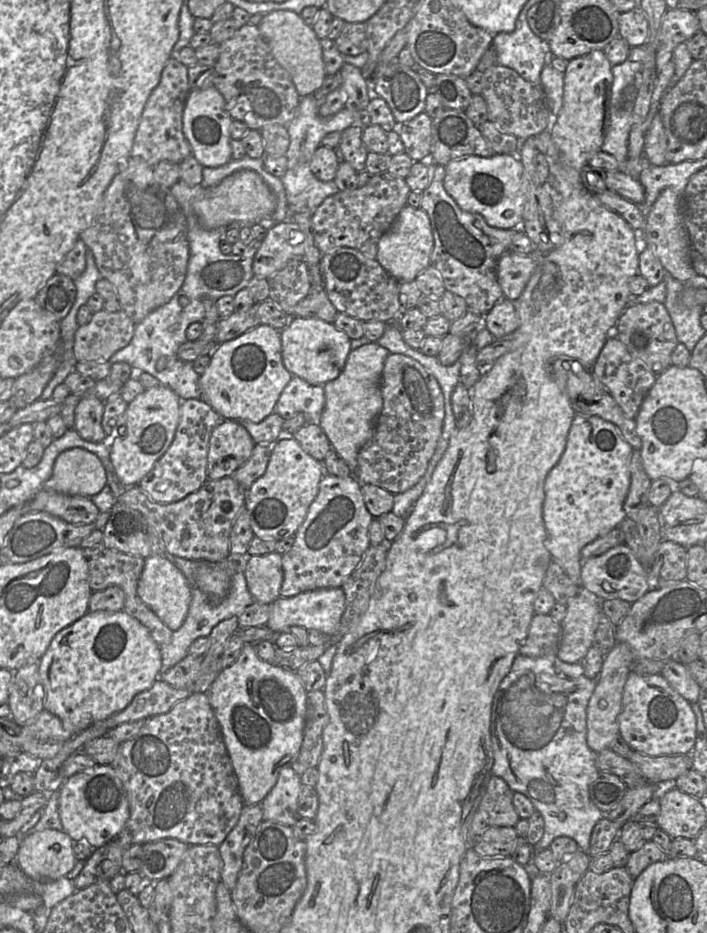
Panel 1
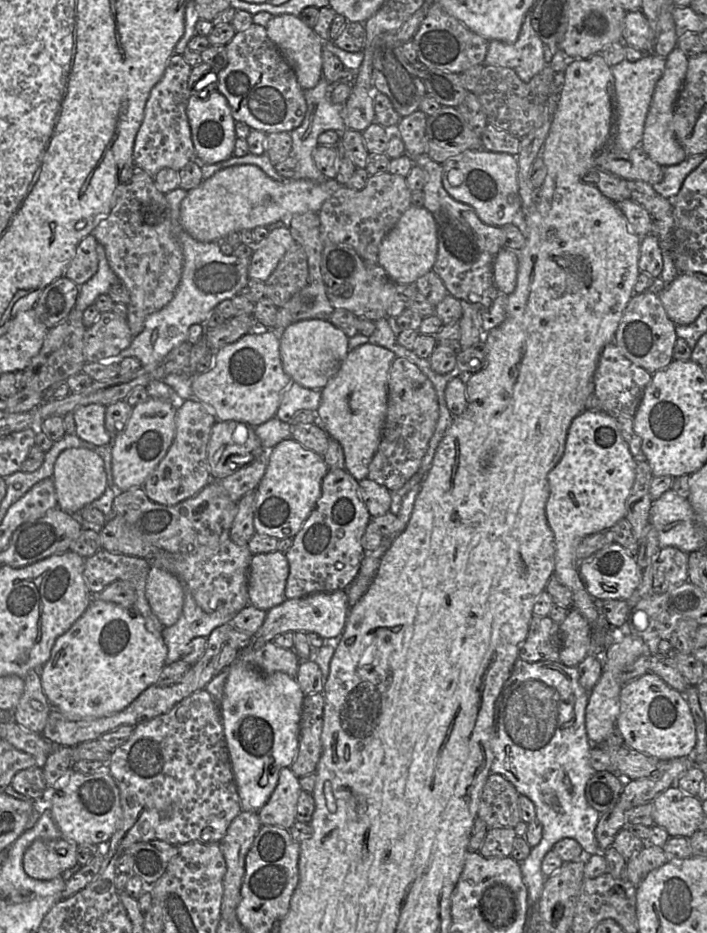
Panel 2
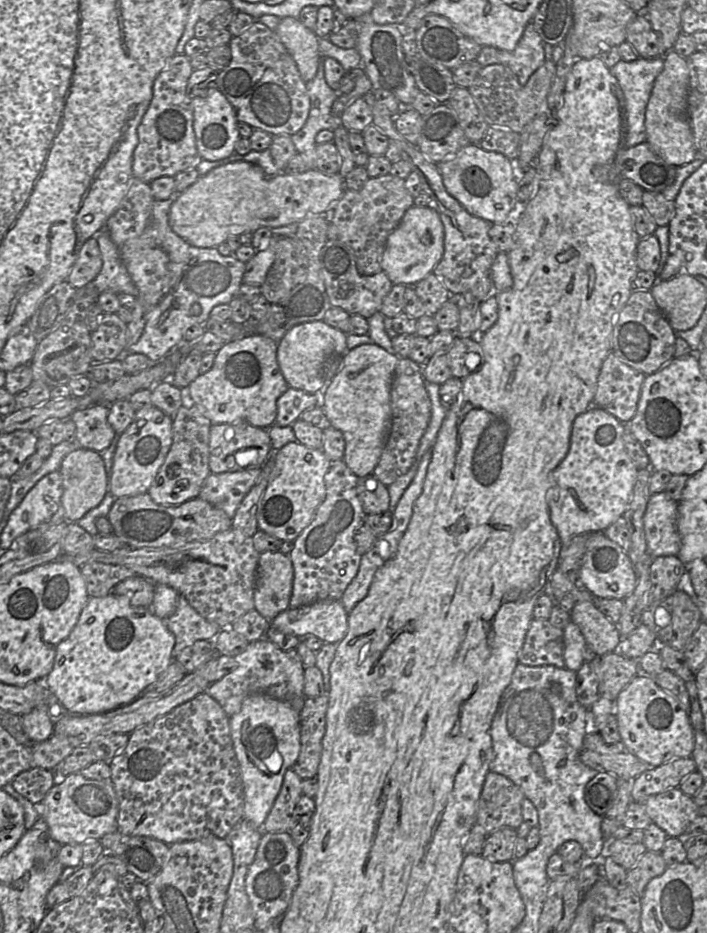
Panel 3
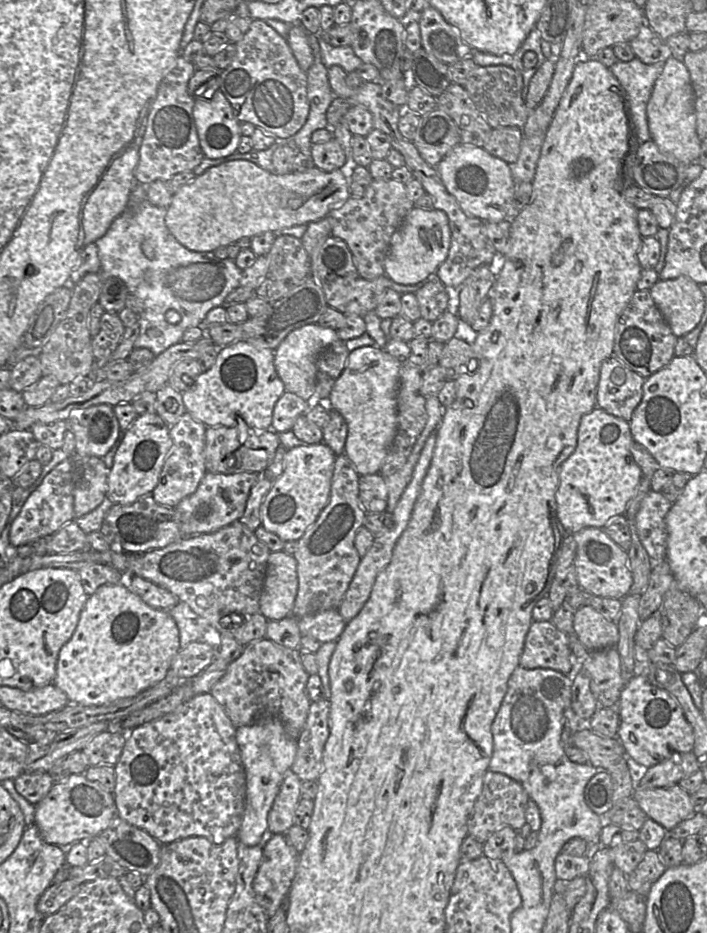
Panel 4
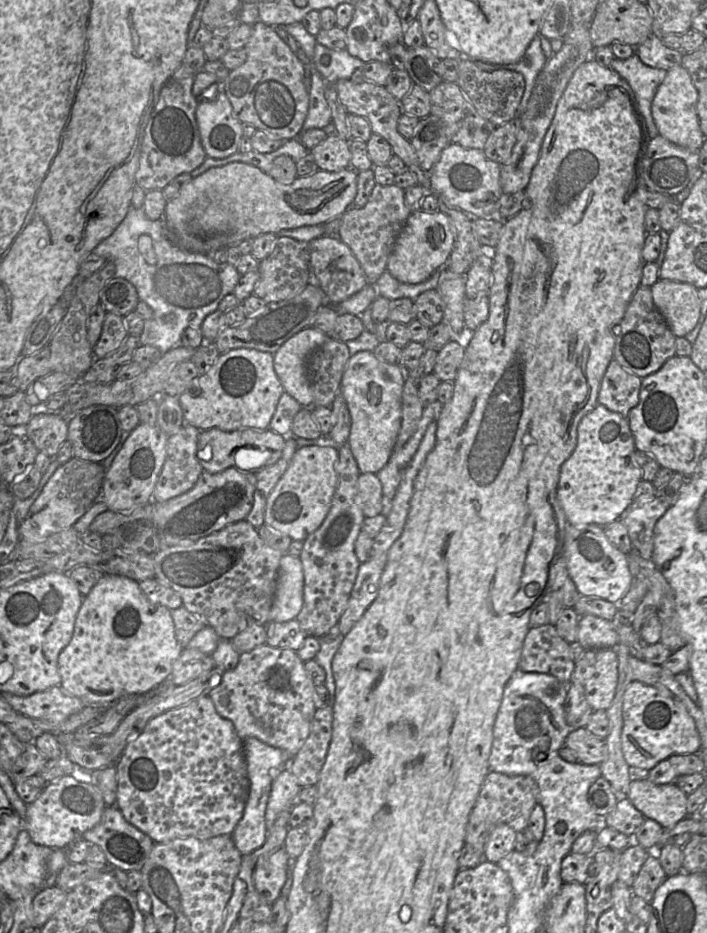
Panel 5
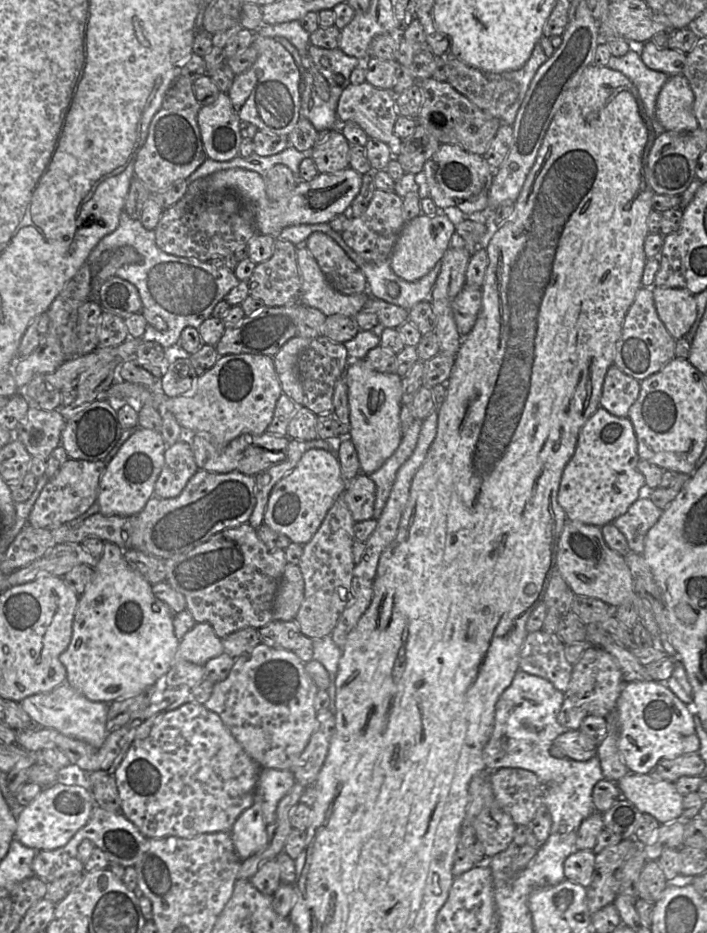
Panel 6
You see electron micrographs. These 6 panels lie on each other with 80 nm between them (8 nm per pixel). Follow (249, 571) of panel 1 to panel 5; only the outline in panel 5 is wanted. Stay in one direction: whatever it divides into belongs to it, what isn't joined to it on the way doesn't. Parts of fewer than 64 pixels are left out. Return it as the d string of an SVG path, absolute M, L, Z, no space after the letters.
M284 553L276 577L276 589L269 620L286 622L296 619L303 605L304 576L299 557Z

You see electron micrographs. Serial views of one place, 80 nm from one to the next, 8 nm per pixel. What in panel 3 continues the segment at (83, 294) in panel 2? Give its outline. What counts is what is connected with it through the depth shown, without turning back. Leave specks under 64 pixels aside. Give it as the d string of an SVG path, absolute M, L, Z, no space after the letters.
M102 231L96 237L102 255L102 269L92 282L98 291L100 293L106 291L115 294L126 293L137 298L138 289L108 232Z

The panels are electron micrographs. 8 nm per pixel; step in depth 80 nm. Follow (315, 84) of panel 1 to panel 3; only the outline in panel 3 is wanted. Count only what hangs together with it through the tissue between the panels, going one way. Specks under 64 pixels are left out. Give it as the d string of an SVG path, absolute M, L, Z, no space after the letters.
M294 17L282 18L275 33L295 60L303 81L311 81L321 60L319 37Z

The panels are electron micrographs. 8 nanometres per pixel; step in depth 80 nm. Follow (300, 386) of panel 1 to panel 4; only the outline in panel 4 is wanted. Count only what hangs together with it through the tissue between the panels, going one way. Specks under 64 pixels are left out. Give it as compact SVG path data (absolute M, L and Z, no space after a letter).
M285 391L274 406L271 429L276 433L292 430L296 419L305 414L309 408L308 401Z

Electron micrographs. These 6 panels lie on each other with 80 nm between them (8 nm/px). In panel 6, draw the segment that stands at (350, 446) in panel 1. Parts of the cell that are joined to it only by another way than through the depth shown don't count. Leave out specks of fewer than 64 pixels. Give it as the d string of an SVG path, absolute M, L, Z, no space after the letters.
M364 359L351 360L344 372L348 388L350 429L348 437L357 451L360 472L378 470L401 442L402 377L374 370Z

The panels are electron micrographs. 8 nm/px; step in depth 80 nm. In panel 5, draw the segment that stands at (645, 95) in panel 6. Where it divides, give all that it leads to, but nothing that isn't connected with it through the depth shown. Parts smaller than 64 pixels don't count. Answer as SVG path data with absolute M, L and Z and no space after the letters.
M637 53L626 59L614 57L610 68L619 73L632 88L639 110L646 121L650 137L653 139L660 135L652 115L652 101L667 70L644 64Z

